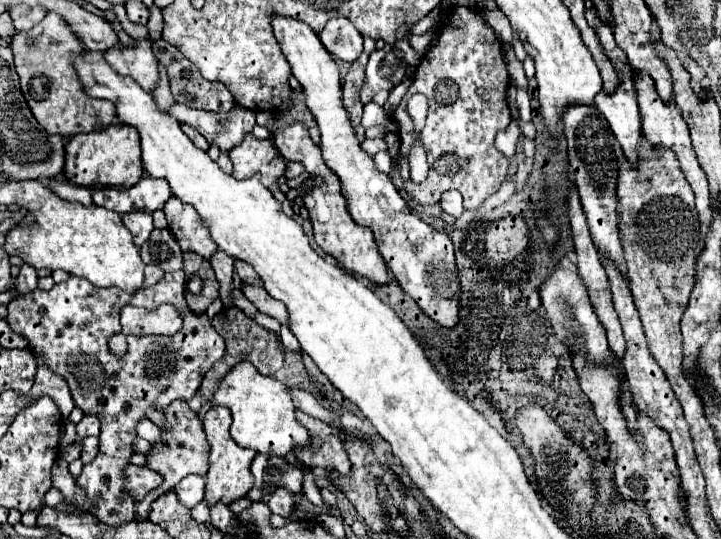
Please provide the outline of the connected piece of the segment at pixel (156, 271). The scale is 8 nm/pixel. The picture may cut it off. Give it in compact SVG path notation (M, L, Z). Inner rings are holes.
M147 265L145 267L145 287L153 287L153 283L157 283L165 273L161 271L161 267L153 267L153 265Z

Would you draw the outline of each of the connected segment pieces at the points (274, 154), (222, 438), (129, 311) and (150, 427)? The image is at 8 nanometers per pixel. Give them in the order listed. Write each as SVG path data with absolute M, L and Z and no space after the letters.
M251 133L245 135L241 145L229 151L229 157L233 161L235 179L249 179L251 175L259 173L265 187L277 183L277 179L283 177L287 169L287 161L283 155L279 155L273 141L257 139Z
M211 407L203 417L203 427L207 433L207 441L211 445L209 451L209 471L207 471L207 485L205 485L205 499L209 503L225 503L229 505L235 499L241 499L247 495L247 491L253 487L253 475L251 475L251 461L255 459L253 449L239 447L231 435L229 435L229 419L231 411L227 407Z
M125 305L121 307L121 327L123 335L173 335L181 329L181 315L173 305L161 305L155 311L145 311L143 307Z
M145 419L145 423L137 425L137 433L139 433L139 437L147 439L149 443L159 443L161 441L161 429L155 423L151 423L149 419Z

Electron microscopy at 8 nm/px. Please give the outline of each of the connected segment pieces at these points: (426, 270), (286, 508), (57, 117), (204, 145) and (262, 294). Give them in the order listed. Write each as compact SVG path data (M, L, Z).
M273 13L271 27L275 33L281 51L285 53L293 75L303 87L307 107L311 109L319 129L321 129L321 149L325 163L339 175L343 183L343 193L347 197L347 207L351 217L369 227L375 235L381 257L385 259L389 271L397 279L399 287L439 325L451 327L457 321L457 303L459 303L459 281L455 269L453 243L443 231L435 231L431 225L411 215L405 199L391 183L389 175L375 169L371 155L367 155L353 127L349 125L347 111L343 111L341 101L341 85L339 85L339 69L331 59L319 37L307 23L283 17Z
M285 489L275 491L273 495L267 495L267 497L263 499L263 503L269 505L271 513L275 513L275 515L283 515L283 517L291 515L293 505L295 505L297 501L299 501L299 497L293 495L291 491L285 491Z
M47 13L37 27L31 31L17 31L9 43L15 69L19 75L21 91L35 115L35 119L49 131L59 135L77 135L87 133L91 129L101 129L109 123L115 123L117 111L115 103L105 99L93 99L81 87L81 79L75 71L73 59L85 55L87 47L79 41L79 37L71 31L67 21L57 13Z
M183 123L181 127L183 127L183 131L187 133L187 137L193 141L193 145L197 145L197 147L199 147L199 149L203 149L203 151L207 151L207 149L209 149L209 143L207 143L207 141L205 141L205 139L203 139L203 137L193 129L193 127L189 127L189 125L185 125L185 123Z
M243 285L243 293L245 297L265 315L277 319L281 325L289 325L289 313L283 307L281 301L273 299L263 287L253 287L253 285Z

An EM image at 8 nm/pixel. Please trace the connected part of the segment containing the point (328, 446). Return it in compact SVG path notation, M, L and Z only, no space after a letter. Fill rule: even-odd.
M313 419L313 427L309 427L311 431L311 437L317 435L321 437L323 445L317 453L309 451L309 449L301 449L297 451L297 459L313 469L313 471L323 471L323 473L337 473L341 477L349 475L349 457L347 457L347 451L343 447L343 441L335 435L335 431L325 431L325 423L321 423L319 419Z

